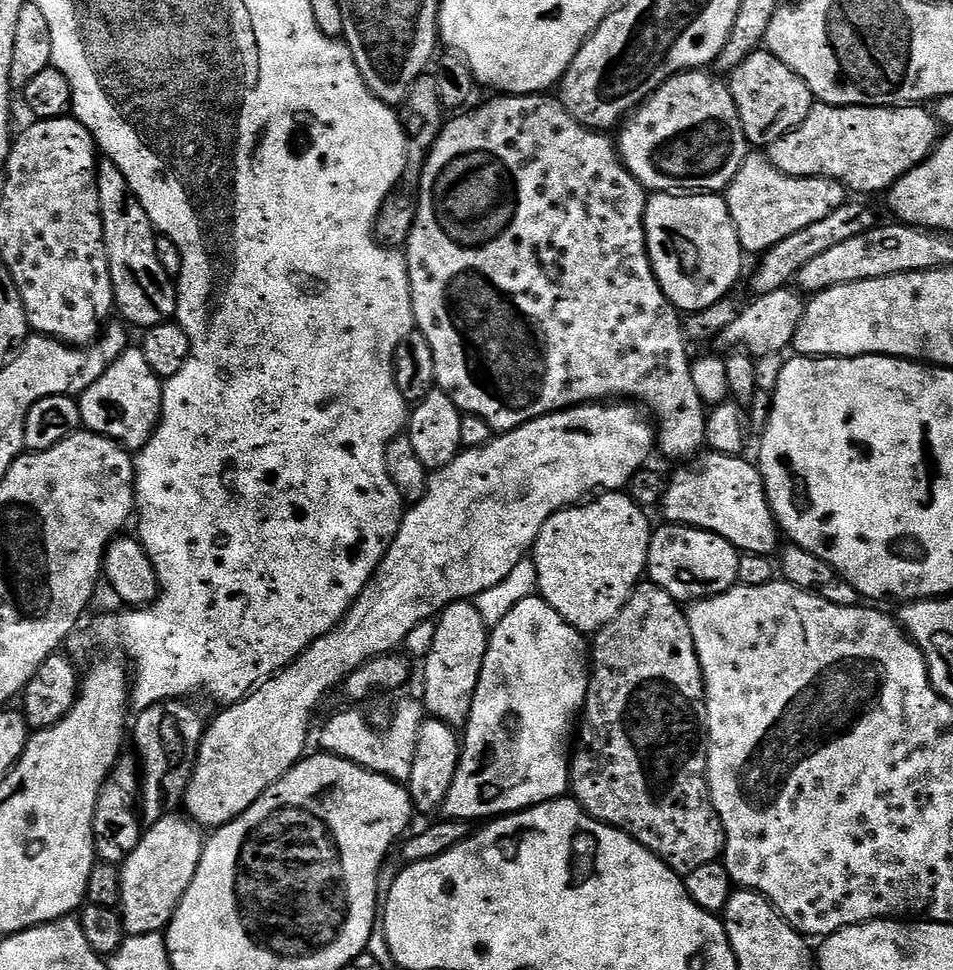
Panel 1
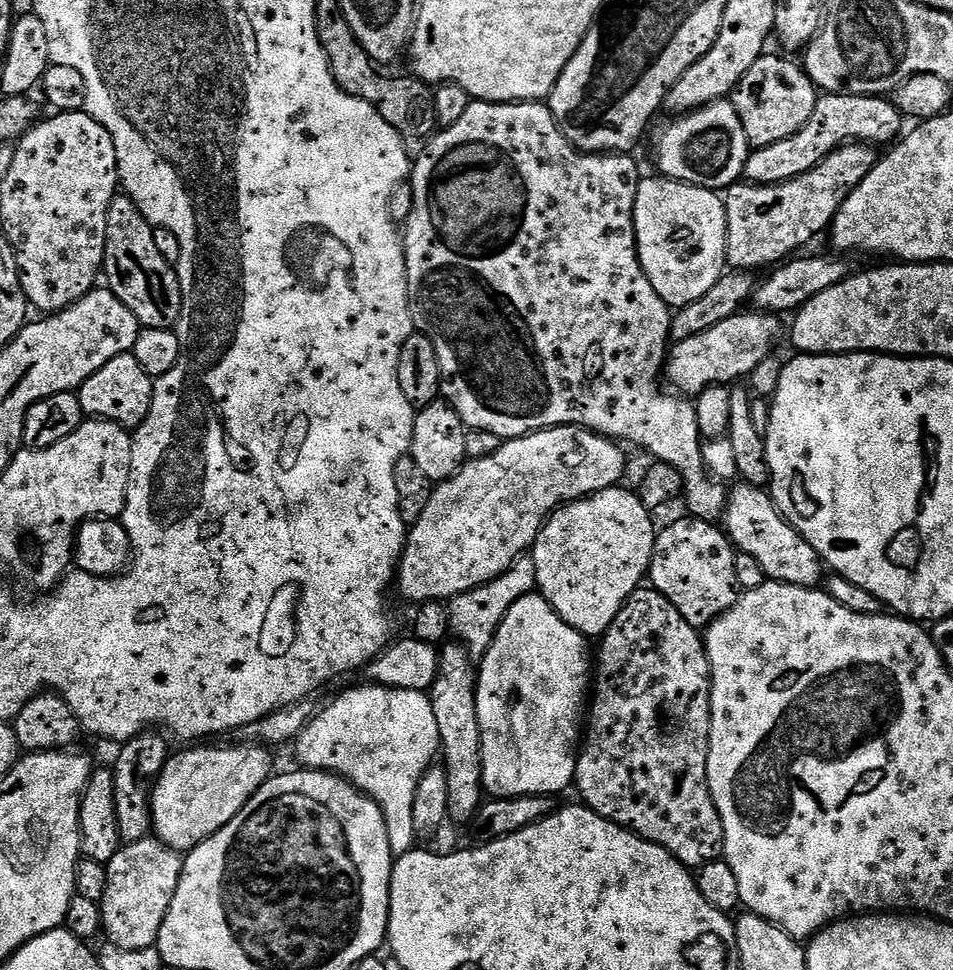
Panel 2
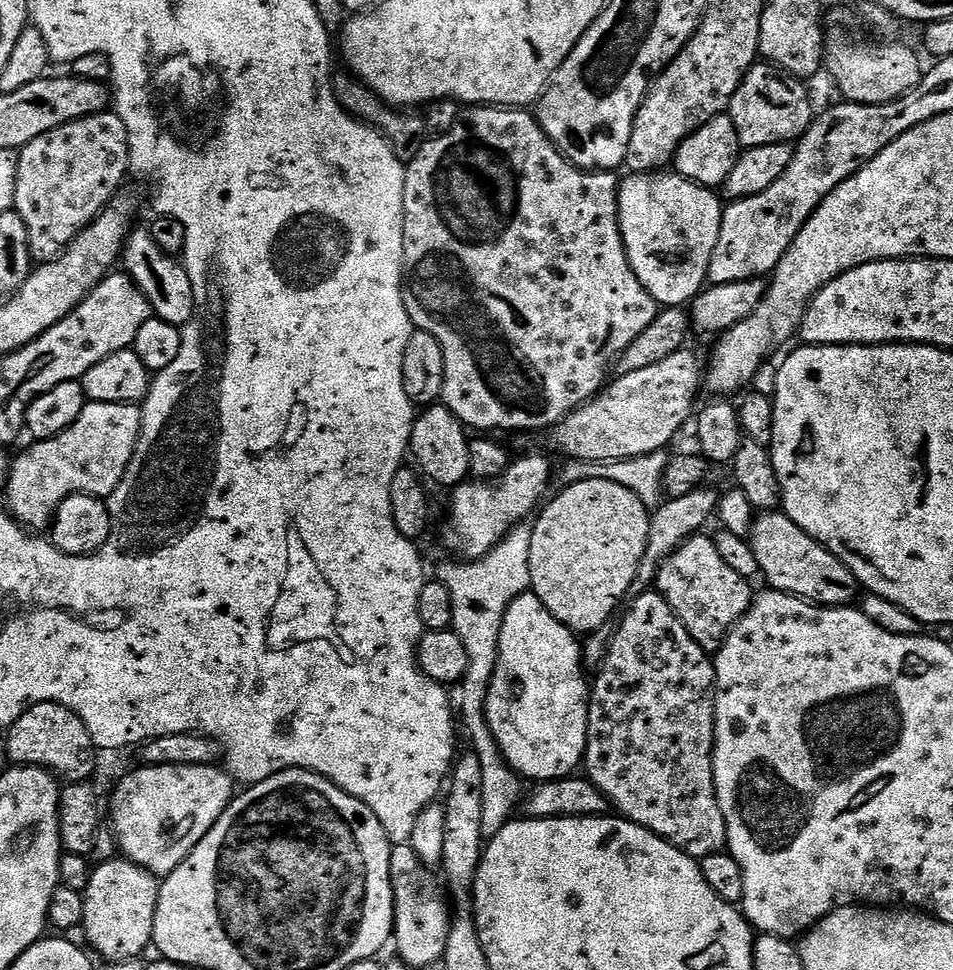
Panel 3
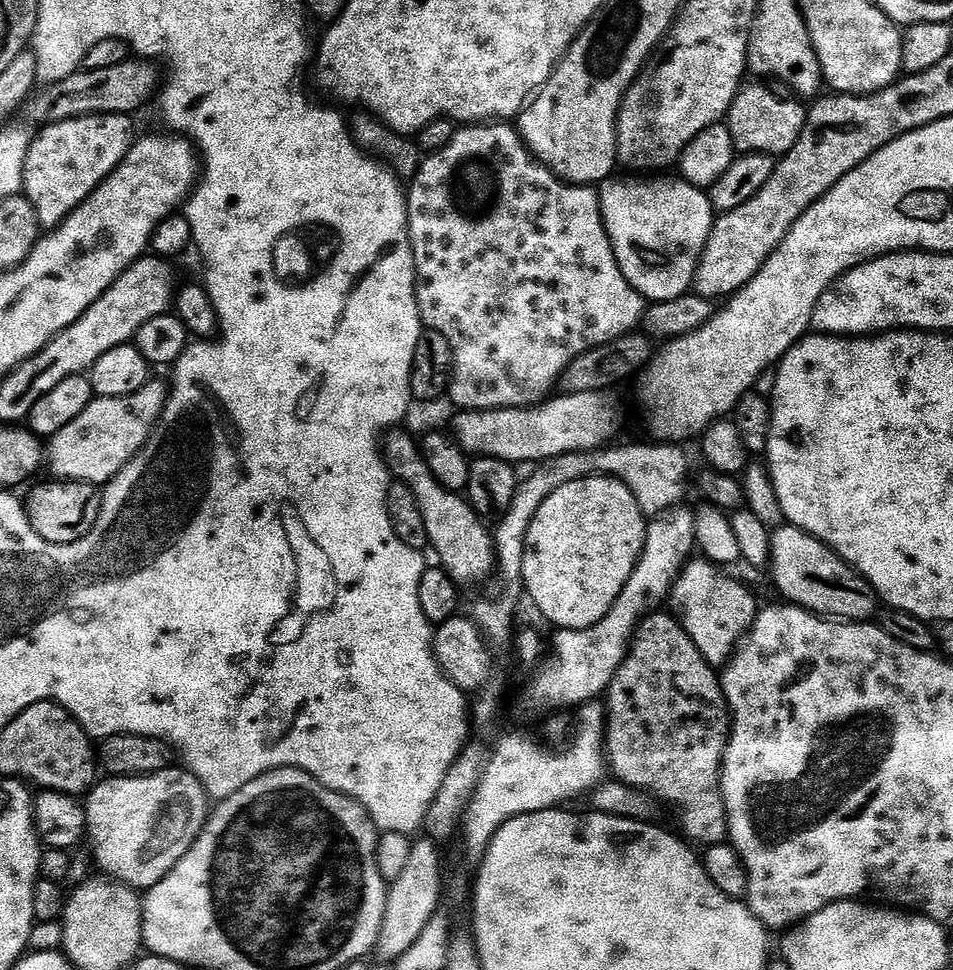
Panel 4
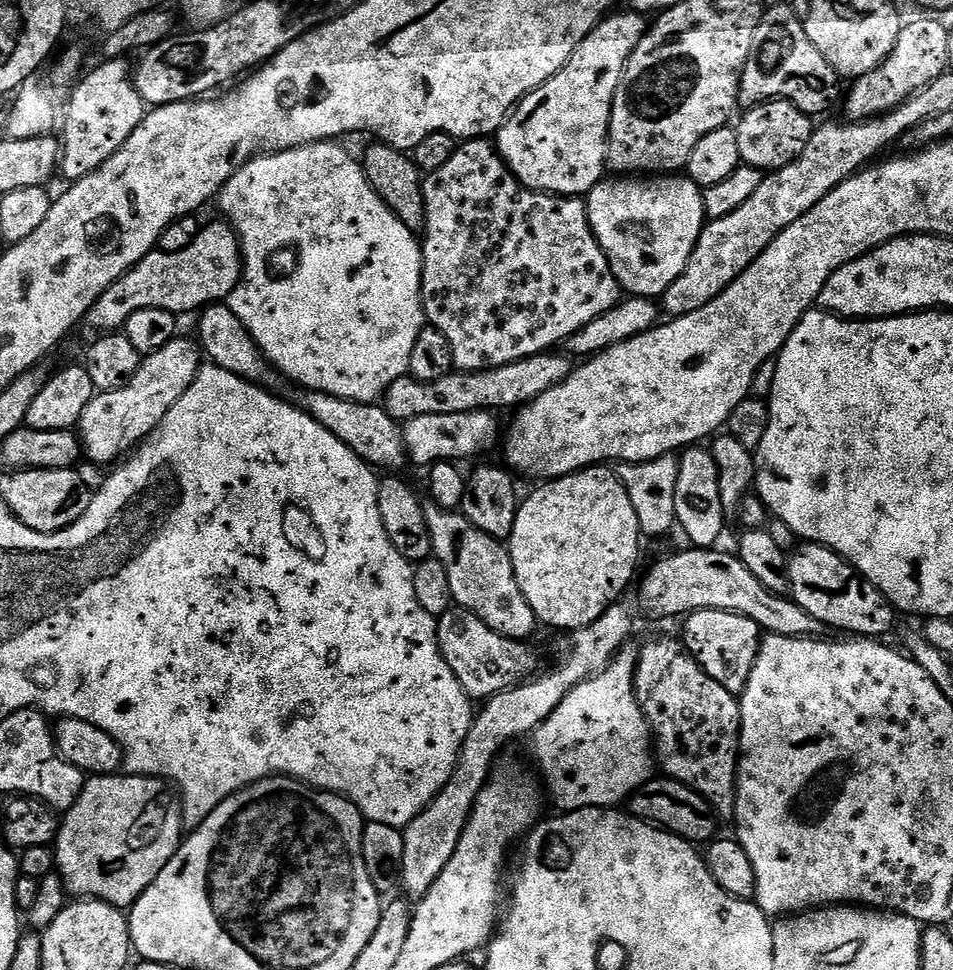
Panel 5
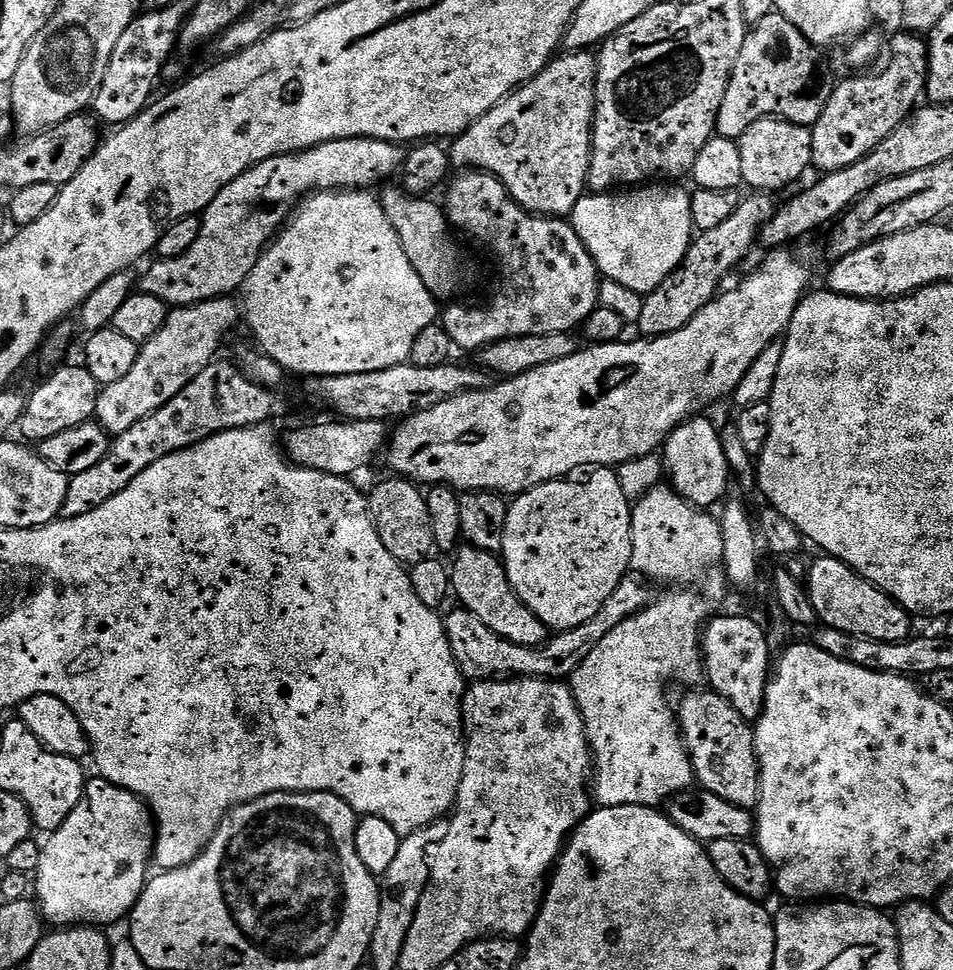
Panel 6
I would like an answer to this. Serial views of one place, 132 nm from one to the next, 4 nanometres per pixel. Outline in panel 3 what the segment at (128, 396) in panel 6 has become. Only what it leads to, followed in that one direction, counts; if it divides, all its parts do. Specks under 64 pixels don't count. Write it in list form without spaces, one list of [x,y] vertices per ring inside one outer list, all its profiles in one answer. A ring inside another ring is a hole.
[[[88,402],[85,403],[82,414],[78,417],[73,424],[62,434],[58,434],[53,440],[38,440],[29,443],[29,448],[21,454],[20,457],[13,459],[10,464],[10,471],[8,473],[8,486],[3,489],[2,496],[5,496],[6,507],[12,513],[12,519],[19,522],[25,529],[31,530],[33,533],[40,534],[40,532],[49,527],[52,523],[52,518],[56,514],[56,507],[63,502],[66,498],[71,496],[98,496],[107,498],[112,495],[112,491],[120,485],[122,478],[126,474],[126,470],[132,461],[132,455],[136,453],[136,444],[140,441],[140,427],[142,426],[142,418],[144,413],[140,404],[107,404],[106,402]]]

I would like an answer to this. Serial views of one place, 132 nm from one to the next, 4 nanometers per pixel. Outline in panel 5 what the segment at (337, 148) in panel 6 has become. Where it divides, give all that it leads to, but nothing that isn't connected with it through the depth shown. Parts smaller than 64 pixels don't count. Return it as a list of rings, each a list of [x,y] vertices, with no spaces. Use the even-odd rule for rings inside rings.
[[[205,223],[198,238],[194,238],[186,250],[154,250],[142,258],[142,262],[134,265],[124,277],[114,282],[114,286],[105,290],[98,302],[94,302],[86,317],[87,323],[92,323],[97,333],[112,334],[123,329],[126,318],[130,318],[134,310],[153,308],[177,314],[195,313],[209,304],[227,301],[242,275],[242,249],[231,224],[219,223]]]

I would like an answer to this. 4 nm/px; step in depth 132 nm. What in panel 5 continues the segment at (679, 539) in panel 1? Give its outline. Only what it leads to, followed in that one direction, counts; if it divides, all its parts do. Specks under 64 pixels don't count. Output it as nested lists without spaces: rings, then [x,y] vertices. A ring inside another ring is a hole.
[[[698,610],[689,612],[683,624],[682,643],[698,666],[702,666],[702,670],[710,674],[718,686],[726,686],[726,690],[737,694],[743,692],[746,682],[750,682],[750,670],[754,670],[760,649],[762,630],[758,622],[737,612]]]

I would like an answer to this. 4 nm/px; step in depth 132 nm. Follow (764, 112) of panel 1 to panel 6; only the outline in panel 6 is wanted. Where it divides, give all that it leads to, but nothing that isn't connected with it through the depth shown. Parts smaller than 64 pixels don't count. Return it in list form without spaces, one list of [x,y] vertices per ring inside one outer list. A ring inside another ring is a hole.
[[[769,118],[754,122],[738,142],[742,154],[742,178],[749,189],[760,194],[776,194],[779,188],[788,188],[795,180],[804,176],[804,171],[812,168],[812,130],[802,124],[792,124],[783,118]]]

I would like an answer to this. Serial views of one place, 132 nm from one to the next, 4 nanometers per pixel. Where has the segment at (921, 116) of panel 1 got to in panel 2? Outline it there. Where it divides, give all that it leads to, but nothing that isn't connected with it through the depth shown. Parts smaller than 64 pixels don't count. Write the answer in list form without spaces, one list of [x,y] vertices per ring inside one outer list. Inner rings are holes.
[[[821,95],[814,106],[814,114],[810,114],[810,122],[806,122],[802,130],[798,130],[790,138],[782,138],[782,142],[749,151],[743,179],[757,186],[785,184],[821,164],[842,144],[863,142],[873,146],[891,145],[901,135],[900,123],[900,109],[891,99],[883,96]]]

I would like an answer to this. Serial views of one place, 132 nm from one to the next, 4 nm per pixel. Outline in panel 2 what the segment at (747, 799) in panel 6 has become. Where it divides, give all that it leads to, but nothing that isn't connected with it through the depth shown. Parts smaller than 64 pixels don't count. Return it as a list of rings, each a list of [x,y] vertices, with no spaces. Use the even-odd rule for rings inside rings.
[[[644,586],[624,603],[622,610],[616,615],[612,625],[604,631],[603,636],[599,637],[598,644],[600,644],[600,653],[597,651],[594,656],[594,687],[590,692],[590,711],[586,716],[586,731],[582,736],[582,747],[576,757],[575,791],[580,791],[580,796],[584,799],[581,801],[583,801],[587,807],[591,808],[593,812],[598,813],[602,818],[614,821],[615,824],[621,824],[624,828],[627,828],[629,832],[635,832],[636,835],[641,836],[643,840],[649,840],[652,844],[662,846],[678,862],[685,864],[689,870],[698,870],[703,864],[708,864],[712,860],[721,859],[724,851],[724,827],[722,826],[722,818],[714,806],[712,795],[708,789],[708,751],[710,750],[710,722],[712,721],[712,667],[708,661],[708,649],[704,647],[701,633],[694,626],[690,626],[690,622],[686,622],[686,618],[682,618],[682,614],[678,614],[676,607],[674,607],[663,594],[656,591],[656,589],[651,586]]]

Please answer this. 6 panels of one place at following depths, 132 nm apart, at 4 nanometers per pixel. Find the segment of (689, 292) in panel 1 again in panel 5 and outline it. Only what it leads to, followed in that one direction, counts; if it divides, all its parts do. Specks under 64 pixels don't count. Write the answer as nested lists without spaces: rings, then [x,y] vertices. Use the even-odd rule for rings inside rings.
[[[652,174],[647,178],[605,178],[588,191],[588,221],[596,241],[610,262],[610,270],[625,293],[663,297],[665,290],[686,270],[706,217],[700,185],[680,174]]]

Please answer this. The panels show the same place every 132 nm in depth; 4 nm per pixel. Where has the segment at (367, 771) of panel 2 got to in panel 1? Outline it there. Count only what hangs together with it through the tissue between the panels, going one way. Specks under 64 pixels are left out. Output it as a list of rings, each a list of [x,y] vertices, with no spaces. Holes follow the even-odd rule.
[[[419,699],[404,700],[396,708],[396,717],[385,732],[376,733],[360,712],[344,712],[324,724],[320,744],[329,756],[340,756],[371,772],[389,776],[391,780],[406,782],[414,770],[414,750],[418,750],[418,734],[426,719],[426,709]]]

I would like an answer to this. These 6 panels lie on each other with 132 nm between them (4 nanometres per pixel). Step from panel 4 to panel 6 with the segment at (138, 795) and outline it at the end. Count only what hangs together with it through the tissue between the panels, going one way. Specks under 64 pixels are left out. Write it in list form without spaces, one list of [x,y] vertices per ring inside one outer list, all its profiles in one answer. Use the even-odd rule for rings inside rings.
[[[103,778],[95,779],[87,781],[84,796],[78,806],[74,806],[70,818],[66,818],[59,830],[51,833],[42,844],[42,862],[38,862],[38,870],[34,873],[34,896],[41,916],[52,926],[116,924],[135,908],[150,879],[148,863],[153,863],[156,847],[152,811],[130,790],[114,786]]]

